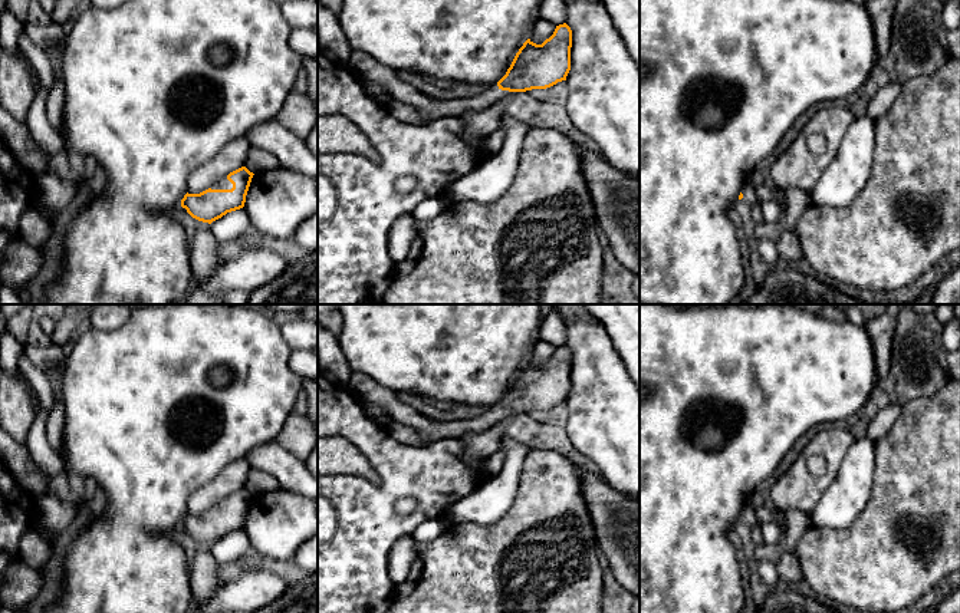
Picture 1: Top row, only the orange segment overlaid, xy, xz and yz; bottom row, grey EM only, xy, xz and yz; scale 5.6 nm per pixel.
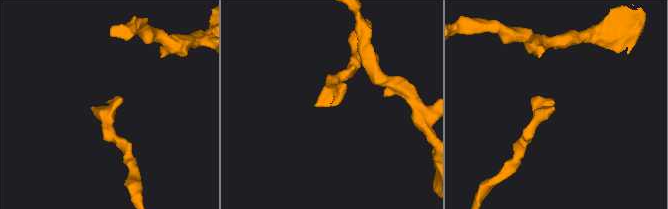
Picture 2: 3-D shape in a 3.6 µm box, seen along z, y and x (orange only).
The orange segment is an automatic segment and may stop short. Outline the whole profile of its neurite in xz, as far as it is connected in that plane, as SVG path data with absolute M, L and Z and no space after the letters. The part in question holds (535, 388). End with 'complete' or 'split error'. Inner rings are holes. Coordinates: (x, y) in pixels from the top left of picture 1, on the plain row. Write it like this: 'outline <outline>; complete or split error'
outline M563 345L542 366L527 360L516 375L506 396L476 418L435 421L400 401L391 389L359 372L351 372L348 389L361 401L384 408L392 422L414 428L430 442L480 434L510 413L546 411L566 402L571 392L572 352Z; split error

